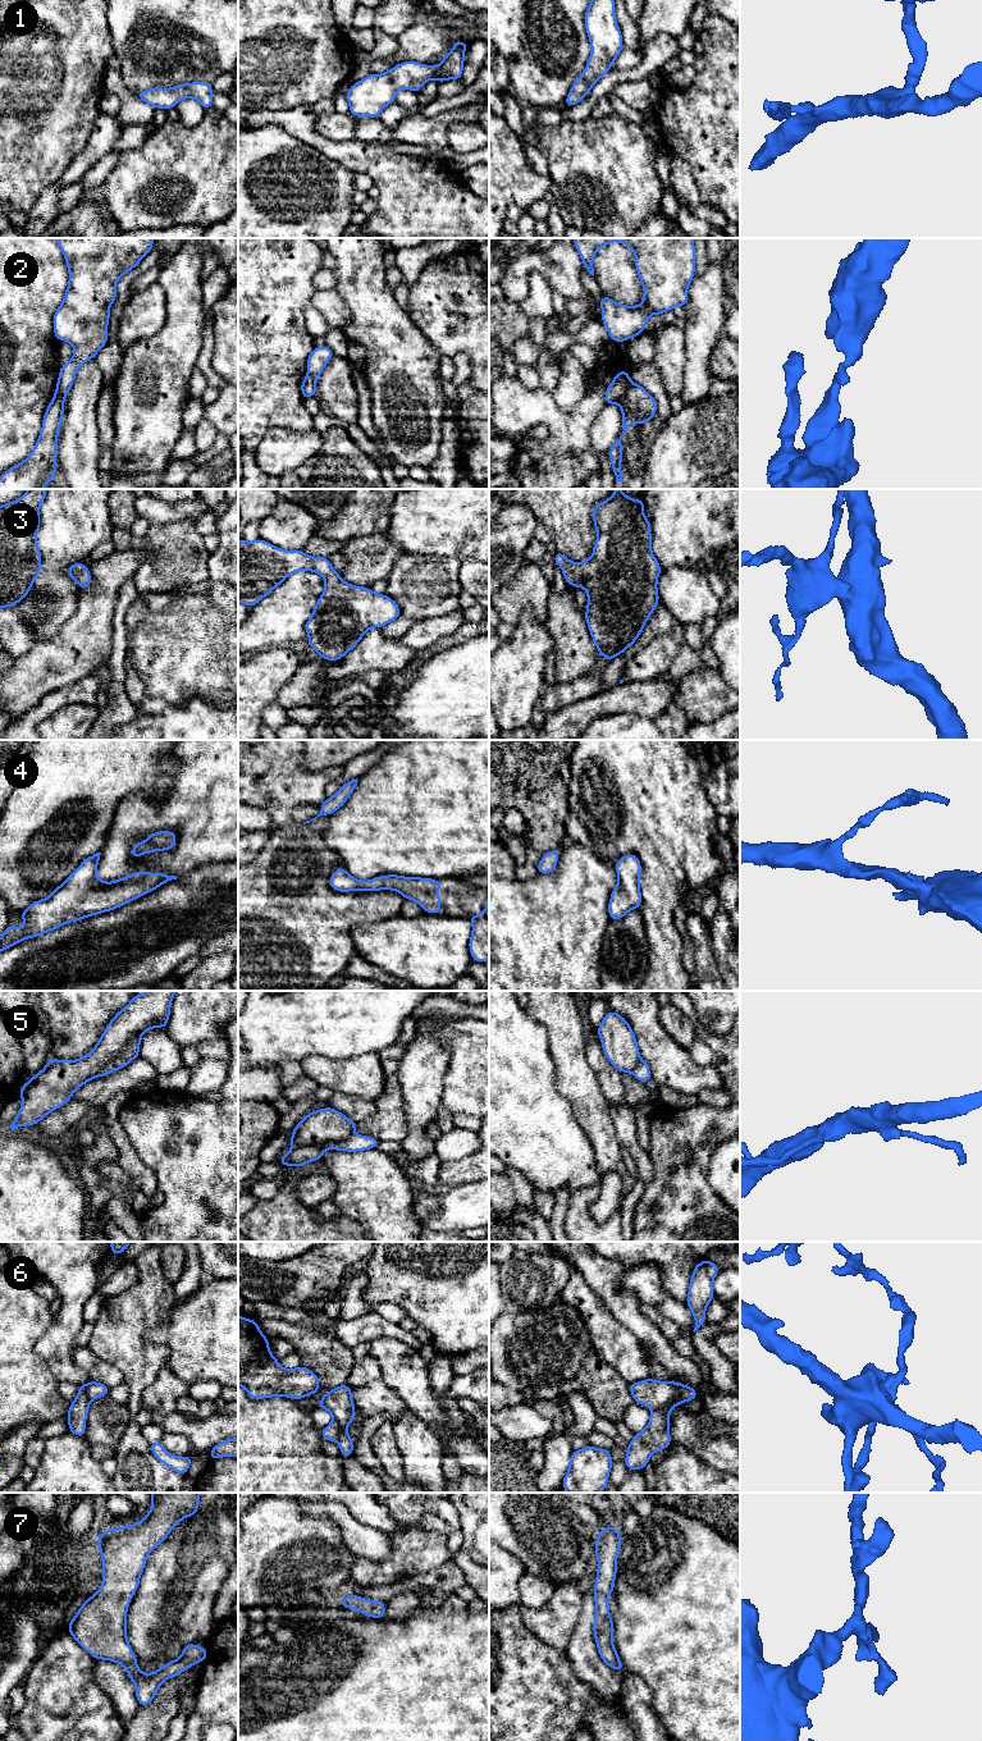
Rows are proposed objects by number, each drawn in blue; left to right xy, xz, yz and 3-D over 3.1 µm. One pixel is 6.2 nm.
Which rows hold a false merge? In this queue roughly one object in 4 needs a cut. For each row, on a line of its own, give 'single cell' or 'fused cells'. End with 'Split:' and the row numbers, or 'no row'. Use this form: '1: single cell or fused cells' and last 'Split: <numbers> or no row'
1: single cell
2: fused cells
3: single cell
4: single cell
5: fused cells
6: fused cells
7: single cell
Split: 2, 5, 6

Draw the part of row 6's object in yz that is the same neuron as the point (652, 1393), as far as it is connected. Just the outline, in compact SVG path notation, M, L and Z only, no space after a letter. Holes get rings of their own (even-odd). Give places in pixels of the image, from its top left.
M650 1377L629 1384L629 1390L635 1403L645 1404L650 1408L663 1407L675 1398L690 1402L698 1397L695 1388L680 1386L676 1381L658 1381Z

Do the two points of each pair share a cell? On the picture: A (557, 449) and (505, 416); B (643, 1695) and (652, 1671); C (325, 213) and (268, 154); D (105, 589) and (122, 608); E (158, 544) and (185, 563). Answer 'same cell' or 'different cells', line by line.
A: same cell
B: different cells
C: same cell
D: different cells
E: same cell

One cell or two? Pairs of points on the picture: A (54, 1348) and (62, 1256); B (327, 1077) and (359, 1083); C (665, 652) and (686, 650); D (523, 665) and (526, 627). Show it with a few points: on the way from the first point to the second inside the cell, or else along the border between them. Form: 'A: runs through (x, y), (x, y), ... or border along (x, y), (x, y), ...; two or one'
A: runs through (67, 1325), (69, 1321), (69, 1279); one
B: runs through (334, 1077), (351, 1077); one
C: border along (680, 647), (667, 672); two
D: runs through (523, 656), (526, 649), (526, 636); one

